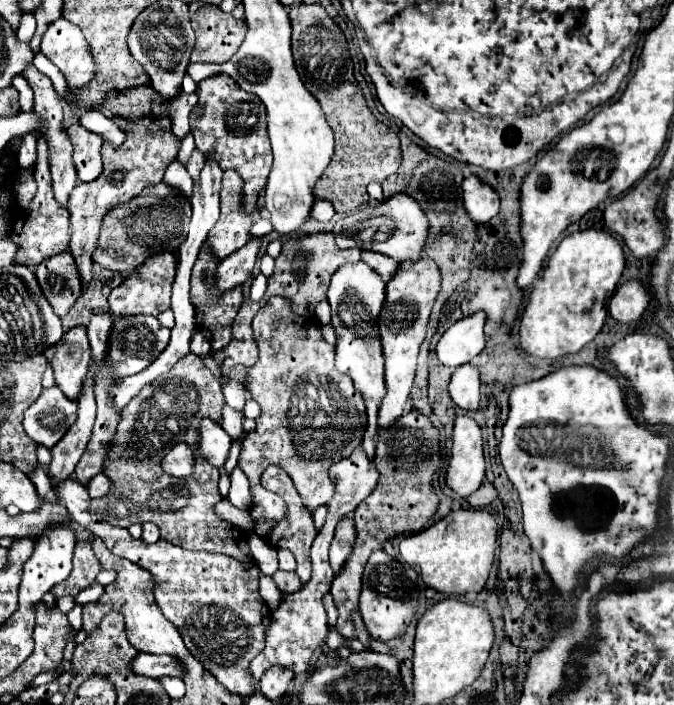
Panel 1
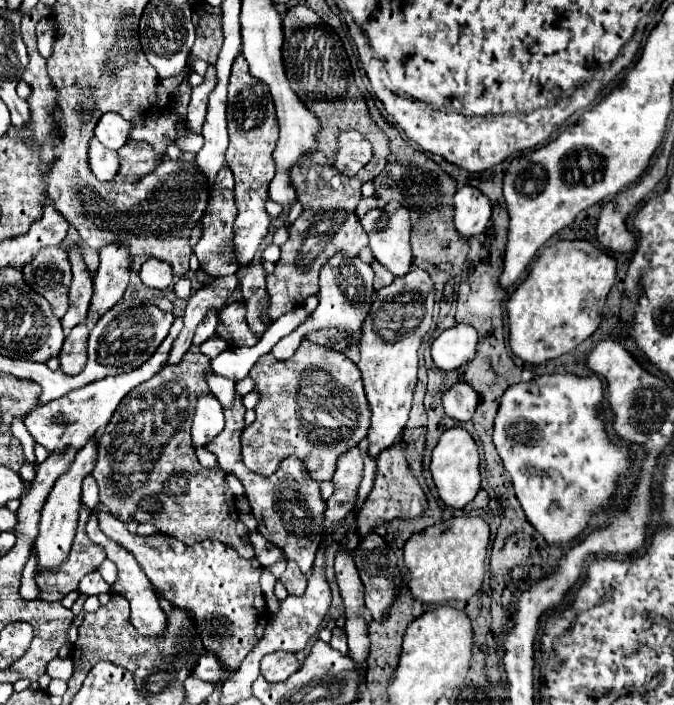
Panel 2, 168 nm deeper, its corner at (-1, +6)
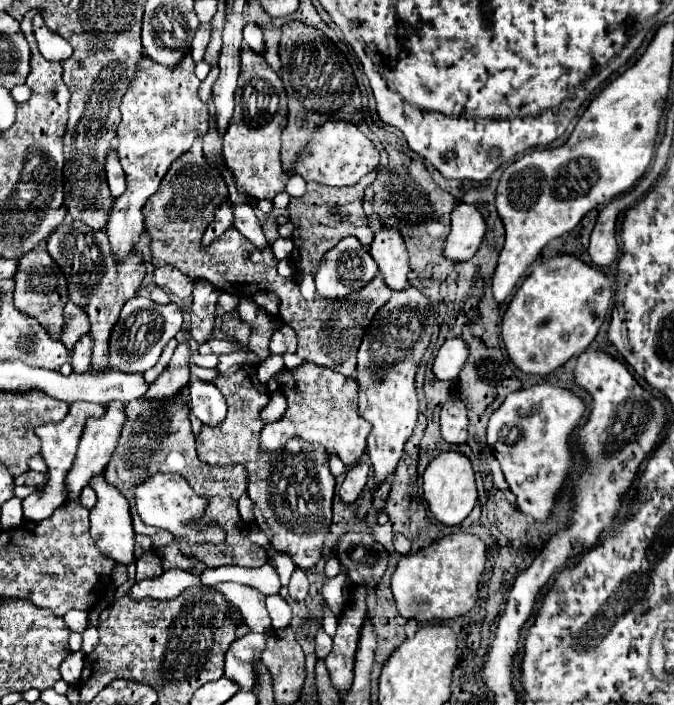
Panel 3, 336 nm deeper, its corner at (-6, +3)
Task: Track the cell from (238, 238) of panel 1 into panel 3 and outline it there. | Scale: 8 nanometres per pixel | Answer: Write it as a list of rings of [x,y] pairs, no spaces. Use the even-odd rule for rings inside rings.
[[[222,201],[218,207],[216,207],[216,217],[214,221],[208,225],[204,237],[202,237],[202,247],[208,247],[212,245],[214,239],[218,239],[220,235],[224,235],[230,227],[234,227],[234,209],[230,205],[230,201]]]

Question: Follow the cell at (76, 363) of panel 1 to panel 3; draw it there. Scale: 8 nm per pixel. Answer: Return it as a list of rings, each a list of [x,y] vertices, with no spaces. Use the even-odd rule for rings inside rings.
[[[86,333],[72,349],[72,369],[74,373],[84,373],[90,369],[90,357],[92,357],[92,345],[94,339],[90,333]]]

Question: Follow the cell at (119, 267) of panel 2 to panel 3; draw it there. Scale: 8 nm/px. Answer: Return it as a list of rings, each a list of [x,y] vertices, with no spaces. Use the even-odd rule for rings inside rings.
[[[190,55],[176,69],[160,67],[158,63],[152,63],[152,59],[144,57],[140,61],[140,73],[120,103],[122,121],[118,125],[118,153],[126,173],[128,189],[124,195],[114,199],[106,227],[112,253],[118,261],[126,259],[136,249],[140,235],[144,233],[142,207],[146,199],[156,193],[158,183],[162,181],[172,161],[192,147],[196,135],[204,135],[208,131],[210,113],[208,107],[198,99],[200,81],[194,73],[194,67],[196,63]]]

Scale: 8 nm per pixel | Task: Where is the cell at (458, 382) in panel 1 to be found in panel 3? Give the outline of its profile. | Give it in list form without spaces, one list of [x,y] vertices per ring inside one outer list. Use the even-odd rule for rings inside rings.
[[[452,399],[444,403],[442,415],[442,437],[450,445],[460,445],[468,439],[468,415],[466,415],[466,403],[462,399]]]

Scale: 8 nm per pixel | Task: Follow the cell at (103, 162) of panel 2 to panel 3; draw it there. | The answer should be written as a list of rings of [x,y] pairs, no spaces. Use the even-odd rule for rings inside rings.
[[[110,149],[108,157],[106,157],[106,179],[108,179],[110,191],[114,197],[120,197],[126,191],[120,157],[118,157],[118,151],[114,151],[114,149]]]

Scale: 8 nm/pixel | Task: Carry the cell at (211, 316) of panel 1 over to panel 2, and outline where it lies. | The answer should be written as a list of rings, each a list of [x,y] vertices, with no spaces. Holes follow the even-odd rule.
[[[233,302],[221,310],[217,334],[231,346],[255,346],[259,342],[259,336],[247,324],[243,302]]]

